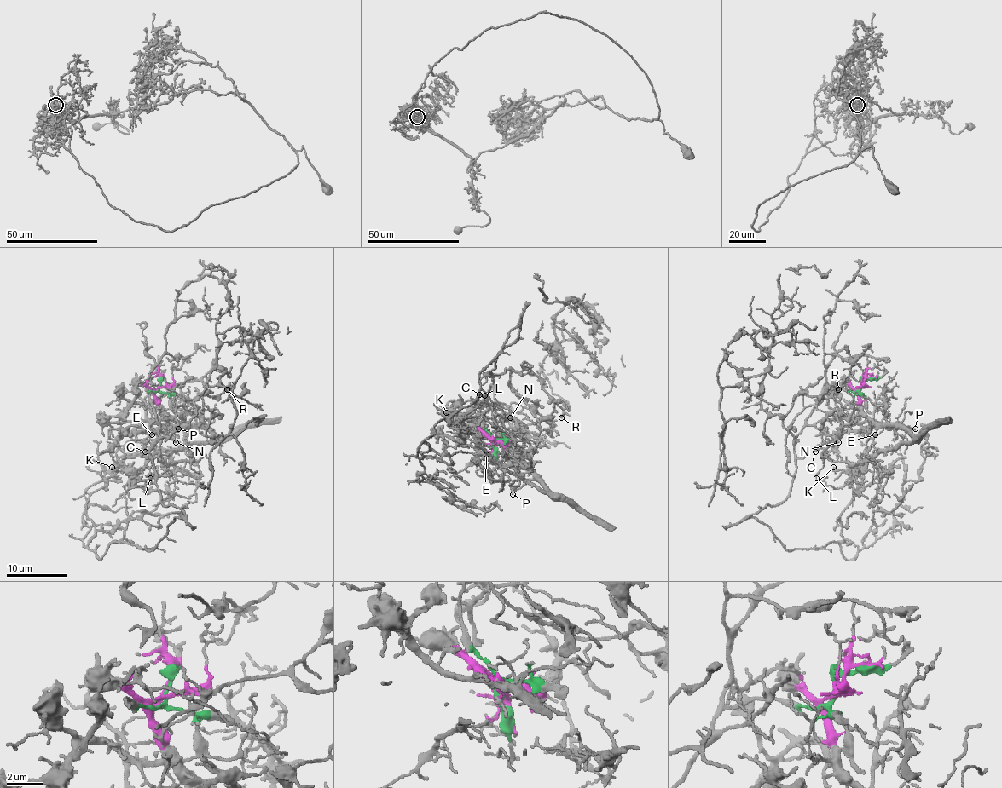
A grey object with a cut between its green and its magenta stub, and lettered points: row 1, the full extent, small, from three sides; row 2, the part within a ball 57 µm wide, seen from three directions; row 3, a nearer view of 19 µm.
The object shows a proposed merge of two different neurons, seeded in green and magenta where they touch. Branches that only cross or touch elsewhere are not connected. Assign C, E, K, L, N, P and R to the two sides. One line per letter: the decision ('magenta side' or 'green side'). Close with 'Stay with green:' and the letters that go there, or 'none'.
C: magenta side
E: magenta side
K: magenta side
L: green side
N: green side
P: magenta side
R: green side
Stay with green: L, N, R

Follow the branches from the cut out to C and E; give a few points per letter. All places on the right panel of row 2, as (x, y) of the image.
C: (861, 385), (860, 409), (872, 424), (860, 428), (845, 428), (814, 451)
E: (861, 385), (860, 409), (877, 422), (900, 422), (887, 424), (875, 435)

